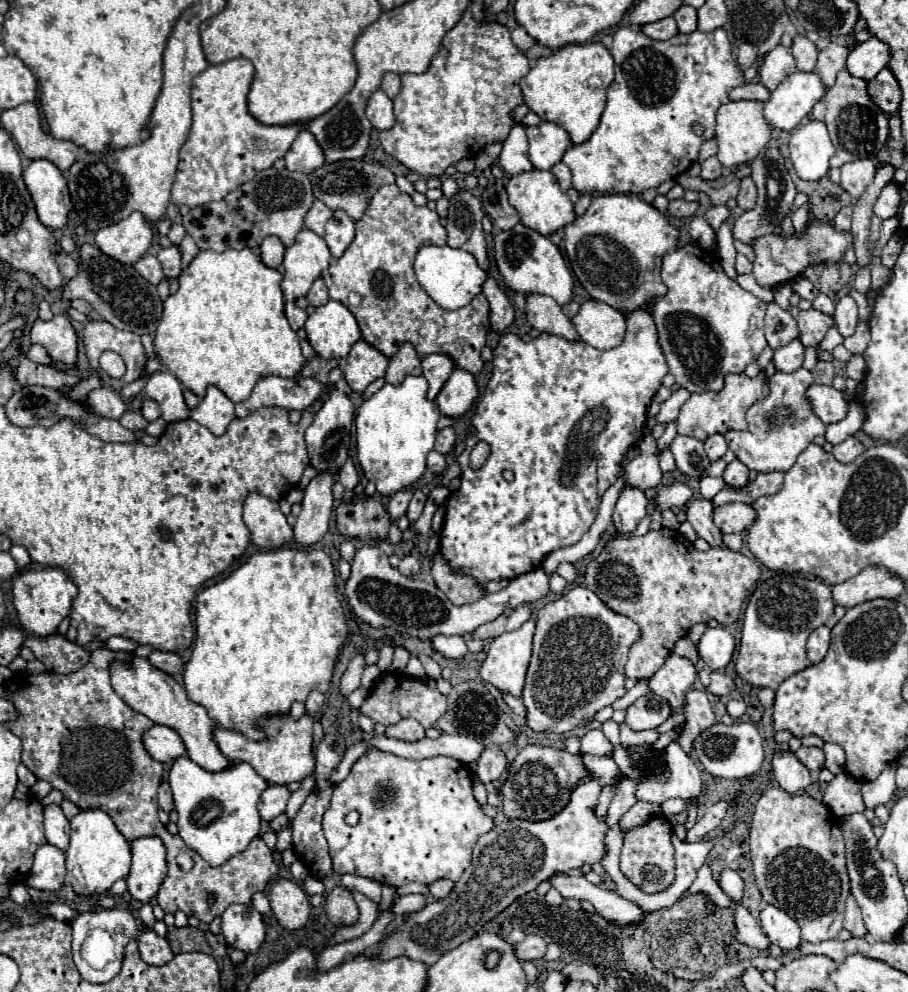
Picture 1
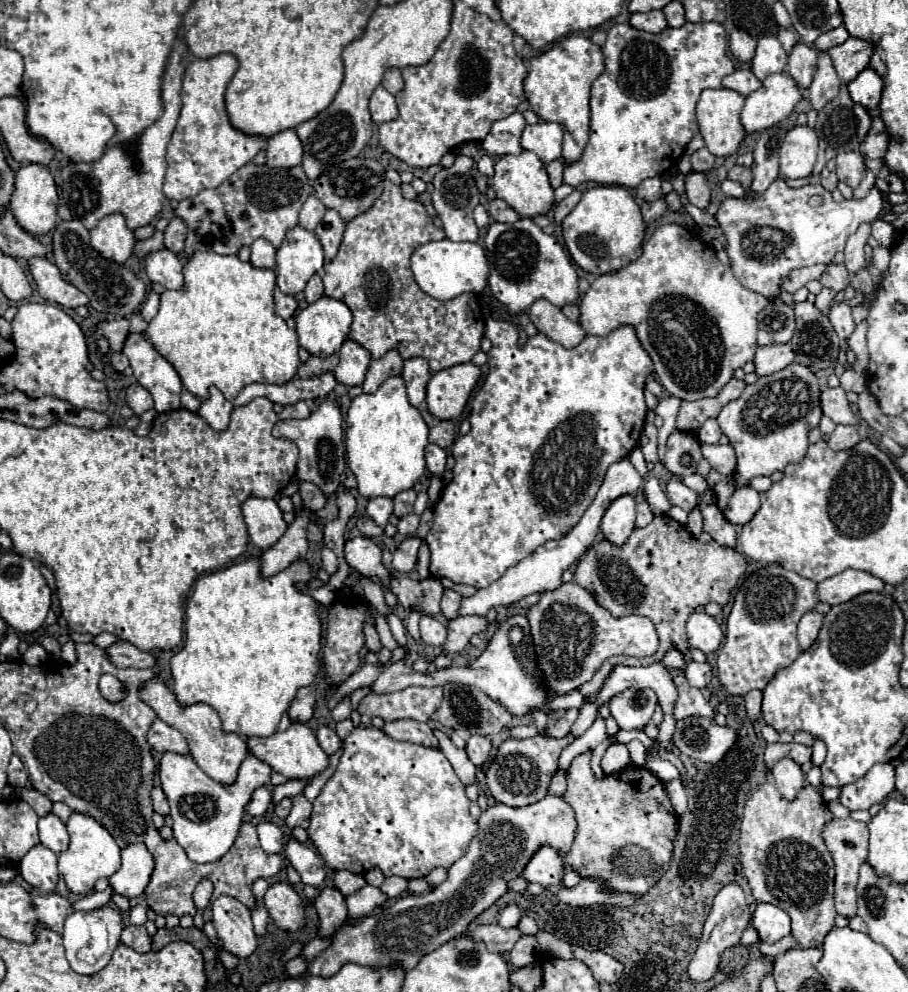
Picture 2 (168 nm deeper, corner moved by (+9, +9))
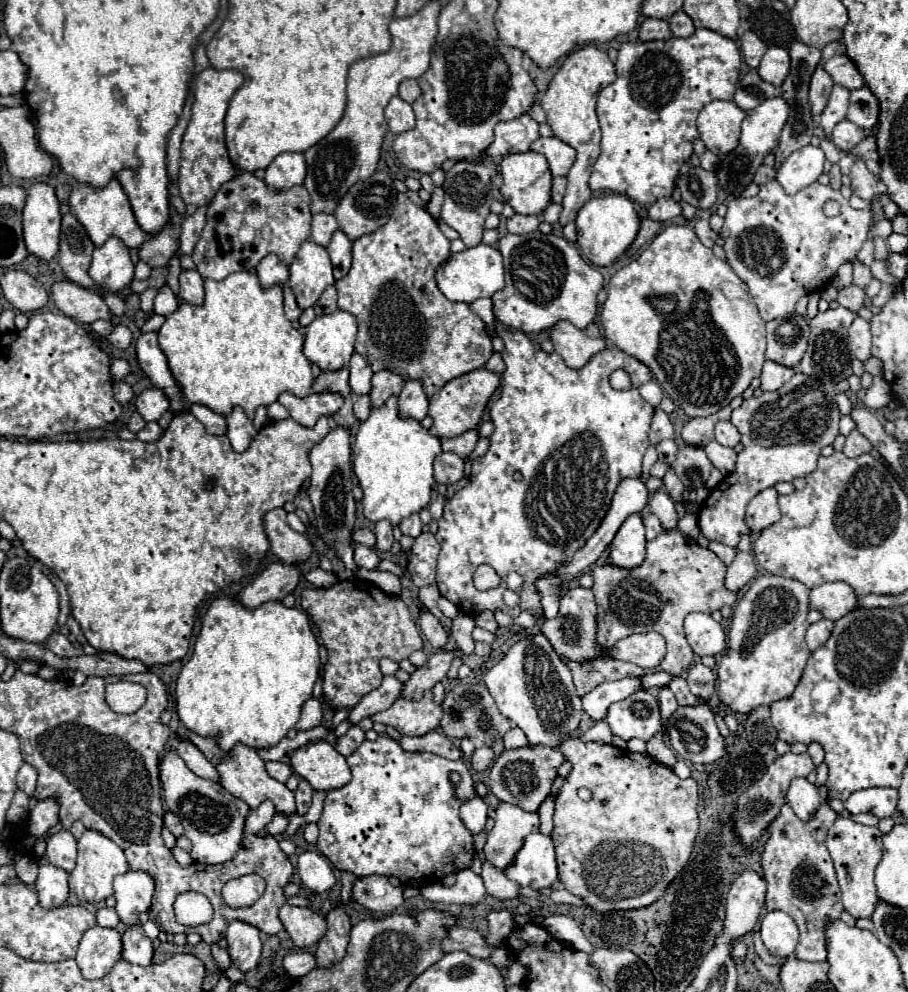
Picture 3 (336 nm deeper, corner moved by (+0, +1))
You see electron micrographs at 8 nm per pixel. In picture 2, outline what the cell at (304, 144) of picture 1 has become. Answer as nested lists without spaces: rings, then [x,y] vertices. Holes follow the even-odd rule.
[[[294,129],[282,131],[268,139],[266,165],[272,169],[290,169],[302,163],[302,143]]]

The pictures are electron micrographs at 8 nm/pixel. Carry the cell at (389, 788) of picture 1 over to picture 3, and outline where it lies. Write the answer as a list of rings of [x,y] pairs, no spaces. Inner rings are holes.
[[[379,735],[375,741],[363,741],[359,745],[359,749],[355,749],[355,753],[351,753],[347,757],[347,765],[351,769],[351,781],[345,785],[345,787],[339,787],[339,789],[333,789],[327,793],[325,797],[325,807],[323,807],[323,815],[321,819],[317,821],[319,825],[319,841],[317,841],[317,849],[339,869],[339,871],[349,871],[353,873],[355,877],[369,877],[369,875],[395,875],[403,885],[407,887],[423,887],[423,885],[431,885],[431,883],[439,883],[445,875],[449,873],[457,873],[459,869],[467,869],[471,867],[475,855],[477,855],[477,849],[475,849],[475,835],[463,825],[461,817],[459,817],[459,807],[463,801],[467,799],[473,799],[475,797],[475,789],[473,789],[473,779],[471,779],[471,771],[467,769],[467,765],[459,759],[459,761],[449,761],[449,759],[443,759],[435,753],[409,753],[405,749],[401,749],[401,745],[397,741],[393,741],[391,737],[387,735]],[[457,771],[461,781],[459,785],[455,787],[449,779],[449,775]]]

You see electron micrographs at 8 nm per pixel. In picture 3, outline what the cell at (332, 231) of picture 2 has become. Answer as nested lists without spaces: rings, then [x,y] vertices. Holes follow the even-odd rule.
[[[337,229],[331,237],[331,243],[327,245],[327,251],[333,263],[333,275],[335,279],[341,279],[351,267],[351,239],[341,229]]]

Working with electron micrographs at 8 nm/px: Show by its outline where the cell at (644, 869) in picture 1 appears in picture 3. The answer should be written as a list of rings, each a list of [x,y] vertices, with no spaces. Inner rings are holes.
[[[565,737],[559,743],[559,749],[573,765],[573,771],[557,795],[553,817],[555,829],[551,839],[557,851],[559,881],[597,911],[643,909],[653,905],[683,869],[693,851],[693,841],[699,829],[697,783],[691,777],[679,779],[671,769],[649,755],[621,751],[613,745],[585,743],[579,737]],[[579,787],[587,787],[593,793],[591,801],[577,797]]]

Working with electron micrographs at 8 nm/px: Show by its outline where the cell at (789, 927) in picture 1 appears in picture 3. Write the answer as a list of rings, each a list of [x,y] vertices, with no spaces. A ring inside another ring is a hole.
[[[783,911],[767,913],[761,919],[759,933],[761,933],[765,947],[773,955],[781,955],[781,957],[791,955],[797,947],[797,941],[799,941],[799,931],[797,931],[795,921]]]

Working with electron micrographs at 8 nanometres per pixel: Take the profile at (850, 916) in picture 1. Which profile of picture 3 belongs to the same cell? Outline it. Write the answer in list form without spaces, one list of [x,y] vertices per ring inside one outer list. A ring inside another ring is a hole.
[[[839,817],[827,833],[827,849],[831,853],[831,859],[835,863],[839,887],[843,893],[843,907],[849,915],[855,919],[859,917],[871,917],[873,909],[879,901],[873,881],[873,871],[881,861],[881,837],[883,833],[877,827],[865,827],[851,819]]]

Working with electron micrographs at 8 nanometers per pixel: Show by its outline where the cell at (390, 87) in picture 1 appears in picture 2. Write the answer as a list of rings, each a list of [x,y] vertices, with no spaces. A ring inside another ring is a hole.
[[[388,69],[388,71],[384,73],[382,87],[384,87],[386,91],[390,91],[392,95],[400,93],[400,91],[404,89],[404,79],[402,79],[402,73],[400,73],[400,69]]]

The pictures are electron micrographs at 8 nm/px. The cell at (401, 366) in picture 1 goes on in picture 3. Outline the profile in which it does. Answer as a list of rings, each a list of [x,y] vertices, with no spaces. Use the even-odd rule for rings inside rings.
[[[391,371],[373,373],[373,389],[369,393],[371,407],[381,407],[391,395],[399,395],[405,385],[405,379]]]

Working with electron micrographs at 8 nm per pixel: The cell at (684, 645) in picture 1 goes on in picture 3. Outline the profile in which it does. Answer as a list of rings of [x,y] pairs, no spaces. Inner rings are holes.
[[[655,671],[655,673],[651,673],[651,675],[645,675],[645,677],[641,679],[641,683],[643,683],[643,687],[647,687],[647,689],[651,689],[651,687],[663,687],[663,685],[669,685],[671,677],[673,677],[671,673]]]

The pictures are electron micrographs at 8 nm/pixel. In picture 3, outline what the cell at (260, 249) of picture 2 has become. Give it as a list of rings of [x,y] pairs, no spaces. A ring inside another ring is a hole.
[[[269,253],[257,265],[257,277],[259,277],[261,285],[267,289],[273,285],[283,285],[289,279],[289,271],[287,271],[287,265],[283,265],[283,261],[279,261],[279,257]]]

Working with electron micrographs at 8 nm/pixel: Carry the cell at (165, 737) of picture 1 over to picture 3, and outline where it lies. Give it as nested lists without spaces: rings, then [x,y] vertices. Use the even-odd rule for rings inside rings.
[[[179,739],[179,745],[175,749],[179,753],[179,757],[185,761],[185,765],[199,777],[203,779],[211,779],[211,781],[219,781],[219,775],[215,771],[215,767],[205,759],[205,755],[191,743],[191,741],[183,741]]]

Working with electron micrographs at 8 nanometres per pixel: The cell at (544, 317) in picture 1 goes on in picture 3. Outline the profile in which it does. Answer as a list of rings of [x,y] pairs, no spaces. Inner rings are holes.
[[[557,321],[551,327],[551,341],[555,345],[555,353],[559,353],[563,361],[573,369],[583,367],[595,353],[605,349],[603,339],[587,337],[569,321]]]

